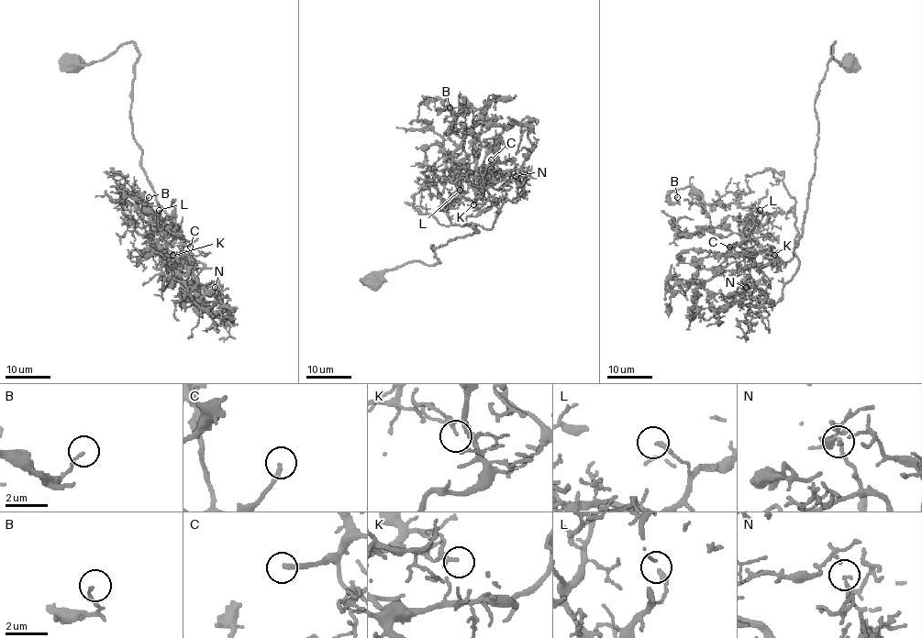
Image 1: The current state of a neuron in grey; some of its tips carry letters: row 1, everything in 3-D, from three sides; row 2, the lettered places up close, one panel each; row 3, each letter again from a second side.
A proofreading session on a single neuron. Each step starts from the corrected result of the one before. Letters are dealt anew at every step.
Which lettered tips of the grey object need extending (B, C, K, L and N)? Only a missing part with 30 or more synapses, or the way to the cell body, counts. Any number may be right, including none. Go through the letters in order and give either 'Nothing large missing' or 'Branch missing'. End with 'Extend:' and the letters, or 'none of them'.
B: Nothing large missing
C: Branch missing
K: Nothing large missing
L: Nothing large missing
N: Nothing large missing
Extend: C

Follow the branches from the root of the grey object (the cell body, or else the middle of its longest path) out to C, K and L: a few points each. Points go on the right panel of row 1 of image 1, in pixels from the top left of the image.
C: (849, 62), (831, 55), (835, 42), (815, 104), (816, 169), (793, 257), (757, 265), (754, 249), (729, 247)
K: (849, 62), (831, 55), (835, 42), (815, 104), (816, 169), (802, 236), (786, 264), (750, 258), (774, 255)
L: (849, 62), (831, 55), (835, 42), (815, 104), (816, 169), (803, 232), (794, 208), (760, 210)

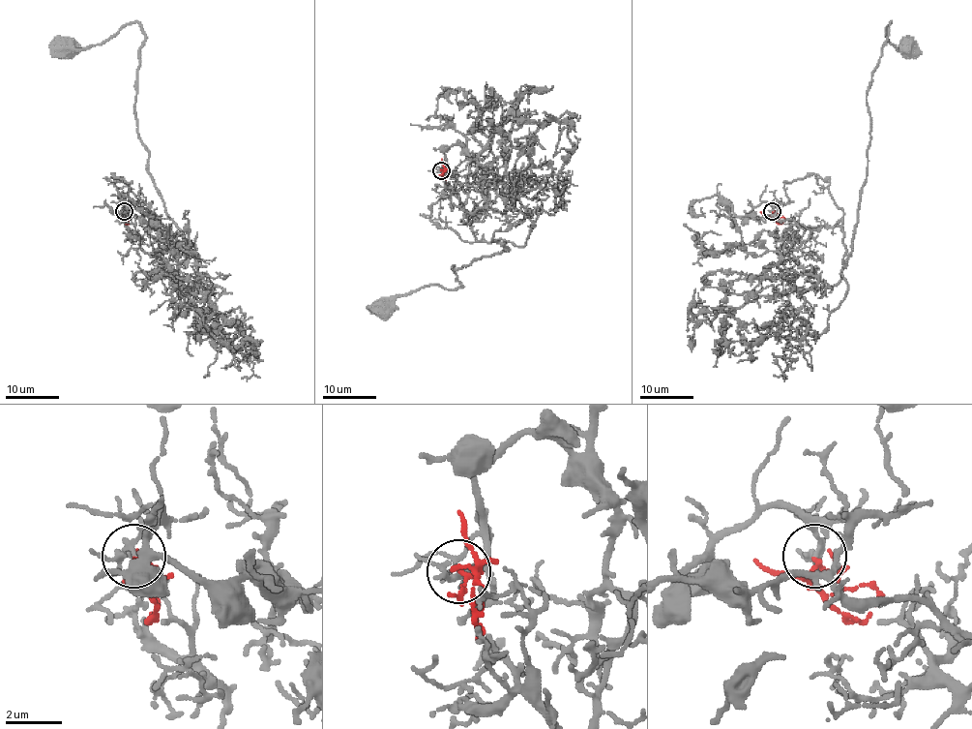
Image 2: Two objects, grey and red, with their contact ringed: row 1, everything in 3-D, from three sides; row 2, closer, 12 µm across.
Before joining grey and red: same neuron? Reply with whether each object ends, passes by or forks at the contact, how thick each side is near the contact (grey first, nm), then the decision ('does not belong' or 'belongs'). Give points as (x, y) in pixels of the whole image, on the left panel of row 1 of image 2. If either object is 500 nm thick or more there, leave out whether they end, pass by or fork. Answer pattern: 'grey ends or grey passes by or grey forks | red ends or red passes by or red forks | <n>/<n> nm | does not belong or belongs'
grey forks | red forks | 110/100 nm | does not belong

